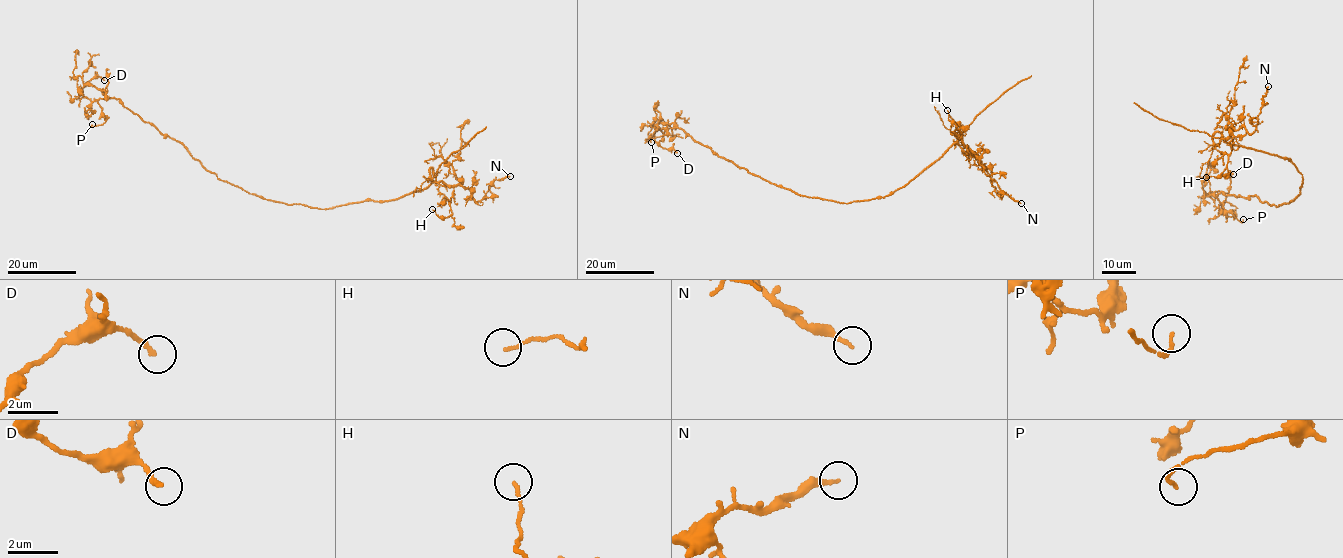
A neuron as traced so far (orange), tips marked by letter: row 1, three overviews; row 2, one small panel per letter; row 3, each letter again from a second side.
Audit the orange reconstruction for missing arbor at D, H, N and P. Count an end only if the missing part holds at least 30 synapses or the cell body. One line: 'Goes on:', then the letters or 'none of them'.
Goes on: none of them

